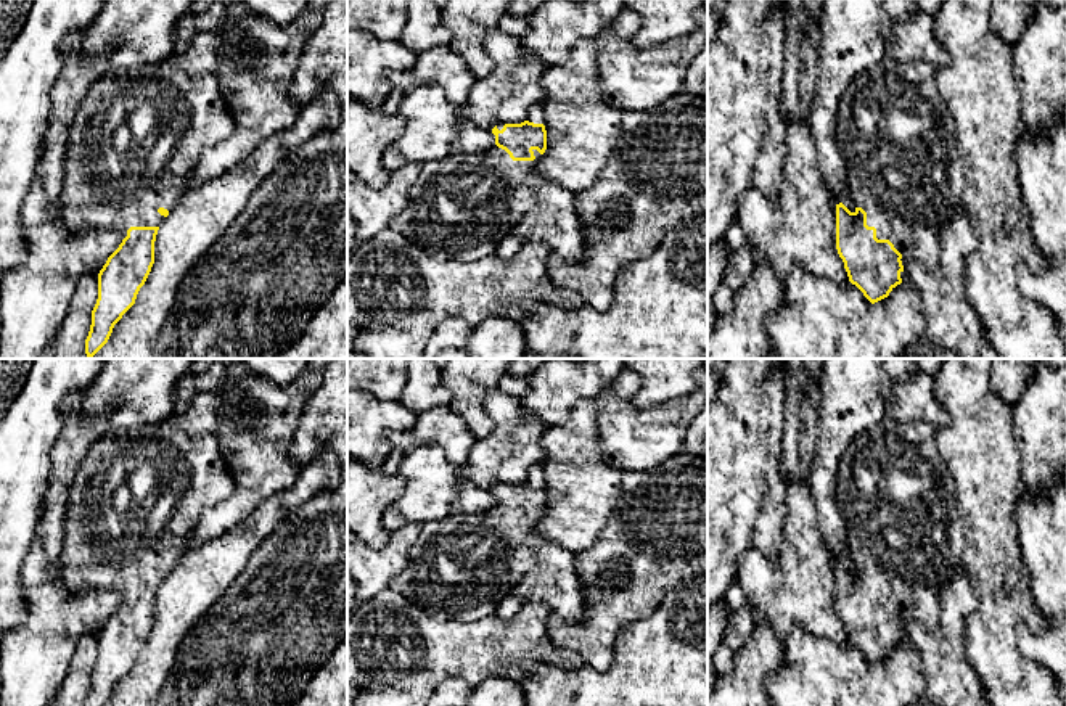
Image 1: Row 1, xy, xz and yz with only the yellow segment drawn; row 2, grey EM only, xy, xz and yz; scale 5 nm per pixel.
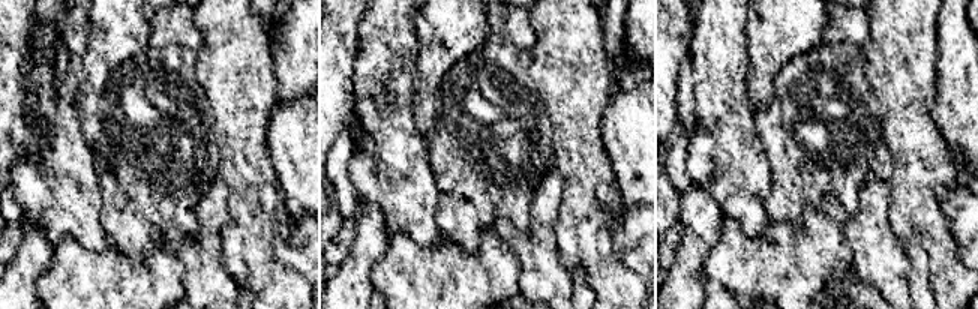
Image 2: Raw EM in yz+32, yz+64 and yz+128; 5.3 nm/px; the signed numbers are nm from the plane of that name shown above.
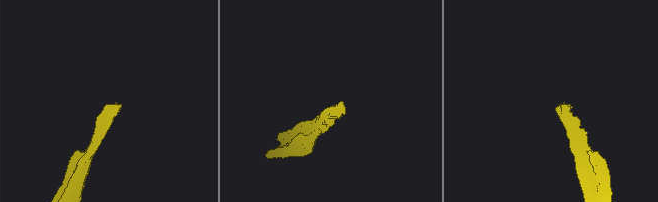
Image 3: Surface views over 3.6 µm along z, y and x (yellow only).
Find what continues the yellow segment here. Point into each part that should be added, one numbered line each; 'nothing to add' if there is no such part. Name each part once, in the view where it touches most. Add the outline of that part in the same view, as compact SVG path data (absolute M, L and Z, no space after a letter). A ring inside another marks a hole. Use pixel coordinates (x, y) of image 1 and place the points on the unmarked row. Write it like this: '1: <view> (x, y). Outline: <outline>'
1: yz (896, 497). Outline: M884 417L881 425L873 426L871 429L859 434L849 447L846 449L839 471L838 471L838 505L839 513L847 532L847 548L851 560L855 568L862 568L867 573L867 585L876 589L878 600L889 600L894 608L902 614L902 626L908 622L918 622L928 637L939 635L941 626L941 603L939 593L944 584L947 584L961 568L963 568L963 539L961 539L961 524L958 513L955 510L955 486L947 470L945 462L939 455L939 426L929 421L902 421Z

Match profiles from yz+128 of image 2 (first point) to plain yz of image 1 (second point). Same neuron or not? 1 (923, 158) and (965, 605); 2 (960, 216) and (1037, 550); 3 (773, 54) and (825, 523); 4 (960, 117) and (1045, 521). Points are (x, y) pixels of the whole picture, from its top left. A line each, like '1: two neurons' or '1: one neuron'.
1: two neurons
2: two neurons
3: one neuron
4: one neuron

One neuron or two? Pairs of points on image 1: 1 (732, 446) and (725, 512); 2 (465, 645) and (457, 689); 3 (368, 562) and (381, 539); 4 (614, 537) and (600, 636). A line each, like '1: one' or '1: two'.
1: one
2: two
3: two
4: one

